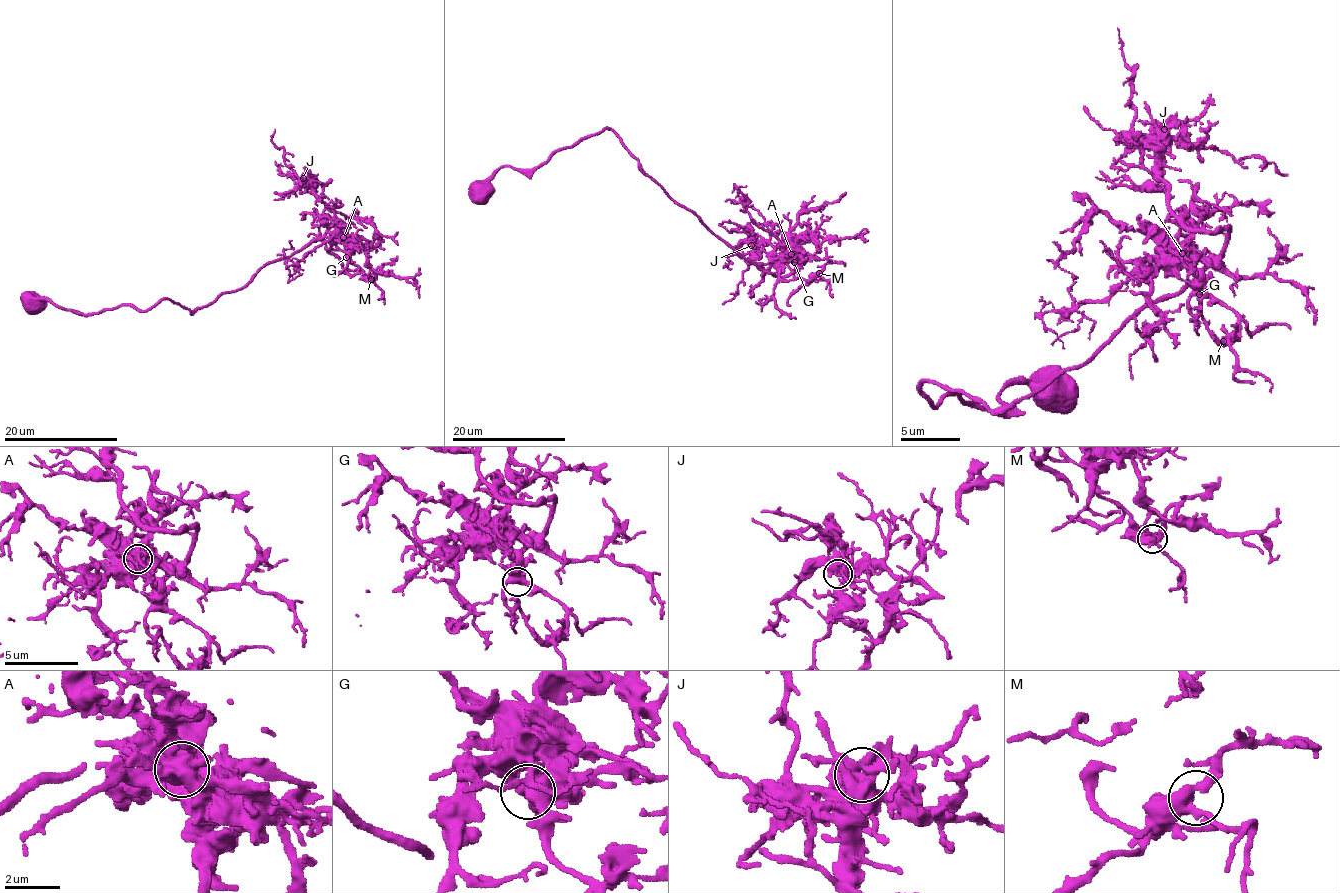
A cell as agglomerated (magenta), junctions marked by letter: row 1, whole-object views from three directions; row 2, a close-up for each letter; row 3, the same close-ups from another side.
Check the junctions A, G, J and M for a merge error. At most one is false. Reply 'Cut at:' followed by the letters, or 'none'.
Cut at: none

